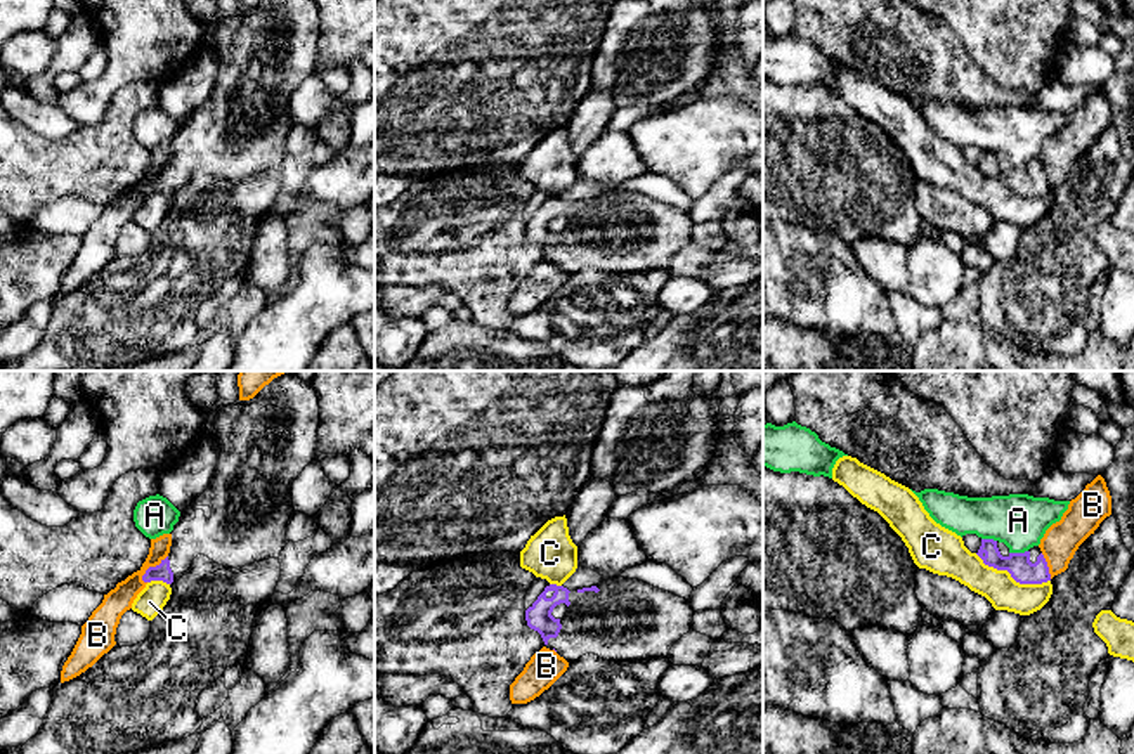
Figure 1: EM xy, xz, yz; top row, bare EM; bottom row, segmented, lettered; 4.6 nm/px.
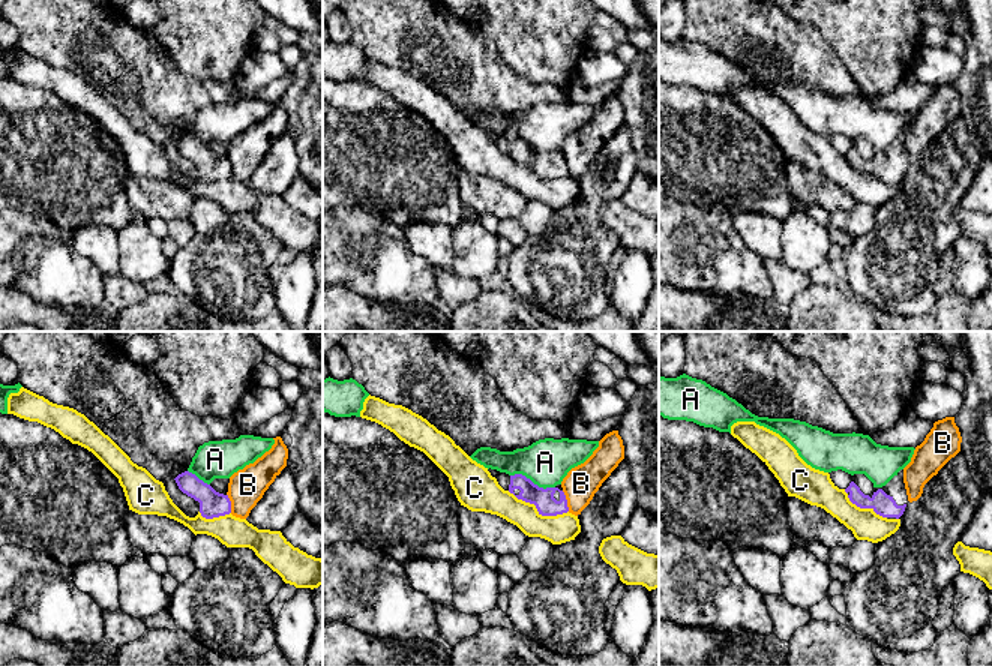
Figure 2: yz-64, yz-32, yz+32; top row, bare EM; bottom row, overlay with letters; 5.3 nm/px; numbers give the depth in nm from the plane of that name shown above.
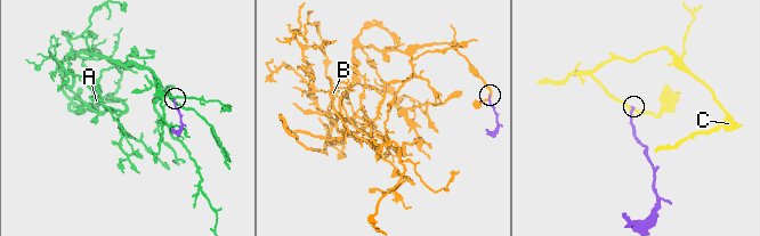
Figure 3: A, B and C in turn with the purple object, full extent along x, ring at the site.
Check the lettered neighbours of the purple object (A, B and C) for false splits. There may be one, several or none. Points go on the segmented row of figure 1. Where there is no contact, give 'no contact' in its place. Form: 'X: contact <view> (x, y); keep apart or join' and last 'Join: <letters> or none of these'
A: contact yz (1018, 553); keep apart
B: contact xy (149, 567); keep apart
C: contact yz (1013, 578); keep apart
Join: none of these

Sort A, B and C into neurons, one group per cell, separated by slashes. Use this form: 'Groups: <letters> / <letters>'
Groups: A / B / C

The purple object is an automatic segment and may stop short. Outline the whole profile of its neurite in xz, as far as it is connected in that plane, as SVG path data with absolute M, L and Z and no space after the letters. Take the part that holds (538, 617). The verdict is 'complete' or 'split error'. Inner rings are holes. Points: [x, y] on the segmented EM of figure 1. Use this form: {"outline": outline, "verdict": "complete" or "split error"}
{"outline": "M612 577L591 588L569 591L550 584L525 610L527 626L567 662L586 653L603 660L645 660L668 657L671 647L692 629L694 608L688 600L638 579Z", "verdict": "split error"}

